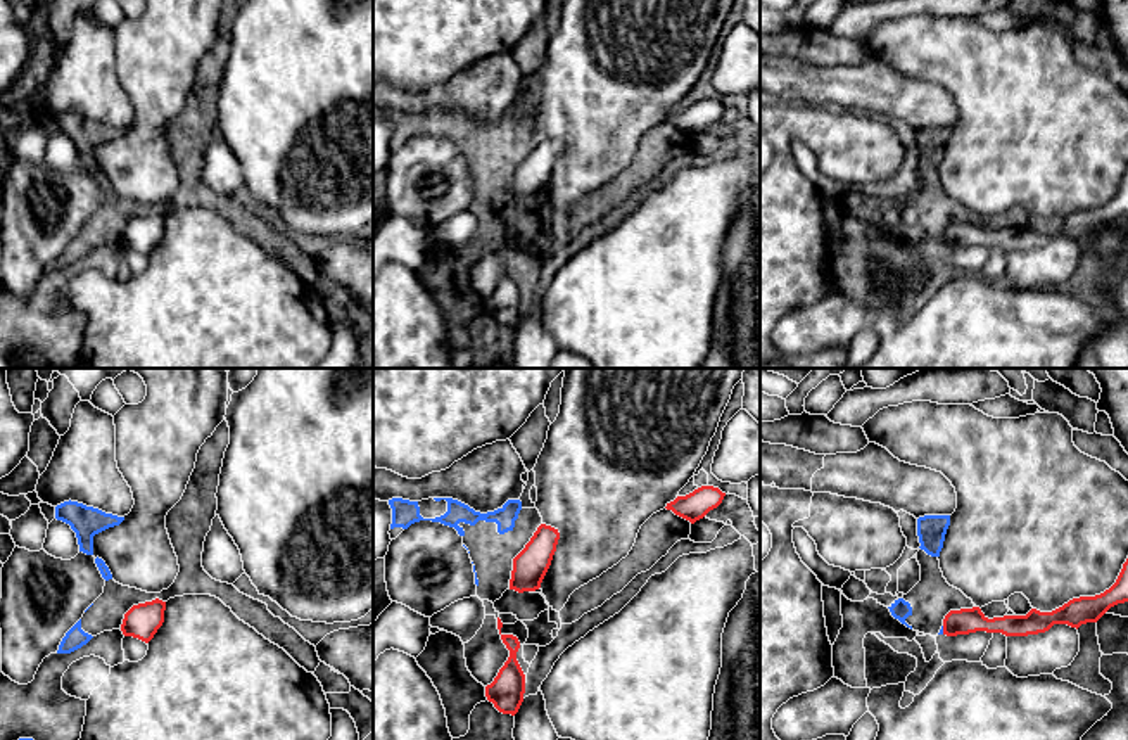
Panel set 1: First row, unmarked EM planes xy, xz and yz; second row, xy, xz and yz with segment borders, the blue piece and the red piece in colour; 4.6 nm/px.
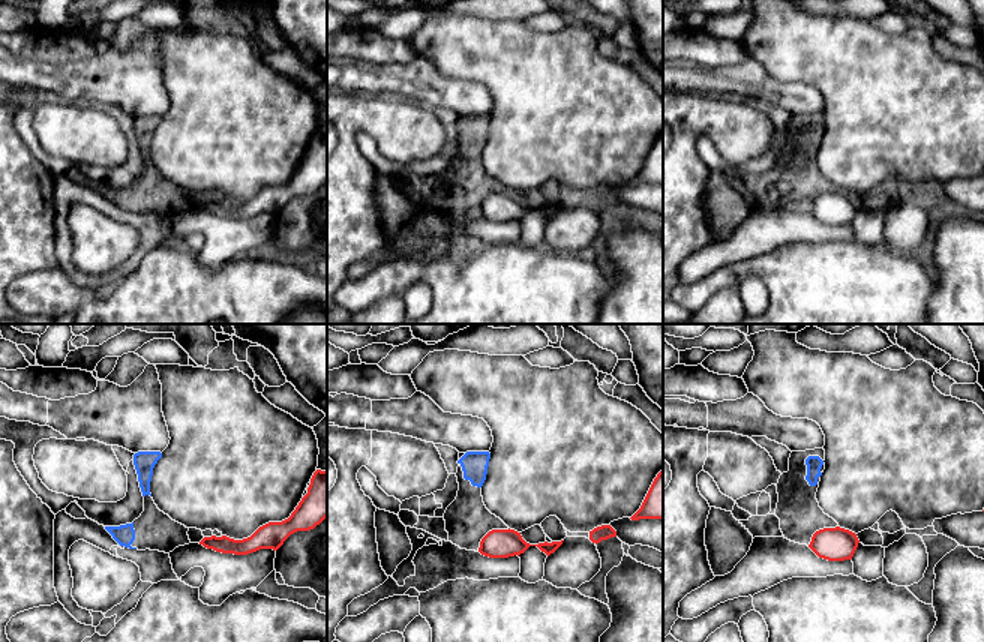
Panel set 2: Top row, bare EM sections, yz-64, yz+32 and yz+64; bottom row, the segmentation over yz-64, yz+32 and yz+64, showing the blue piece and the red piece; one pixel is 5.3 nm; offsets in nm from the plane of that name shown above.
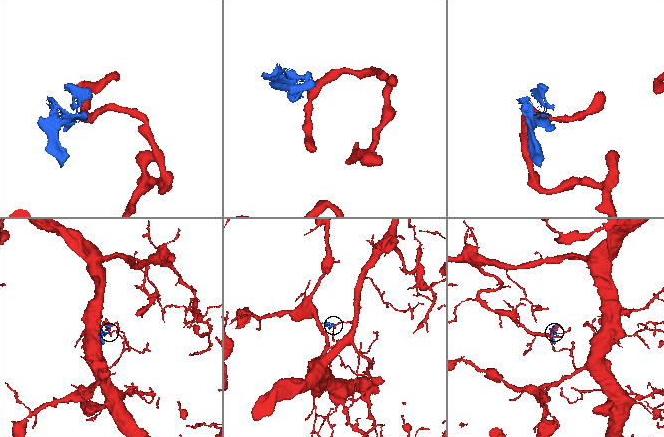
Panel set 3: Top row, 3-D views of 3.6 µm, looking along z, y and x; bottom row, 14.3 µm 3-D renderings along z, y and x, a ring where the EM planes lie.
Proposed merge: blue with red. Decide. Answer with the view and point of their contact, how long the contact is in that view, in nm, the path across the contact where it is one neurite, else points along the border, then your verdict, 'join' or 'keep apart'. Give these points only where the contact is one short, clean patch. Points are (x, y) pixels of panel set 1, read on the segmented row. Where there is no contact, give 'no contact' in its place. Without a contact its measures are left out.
yz (942, 630) | 40 nm | along yz (942, 626), (944, 633) | keep apart

